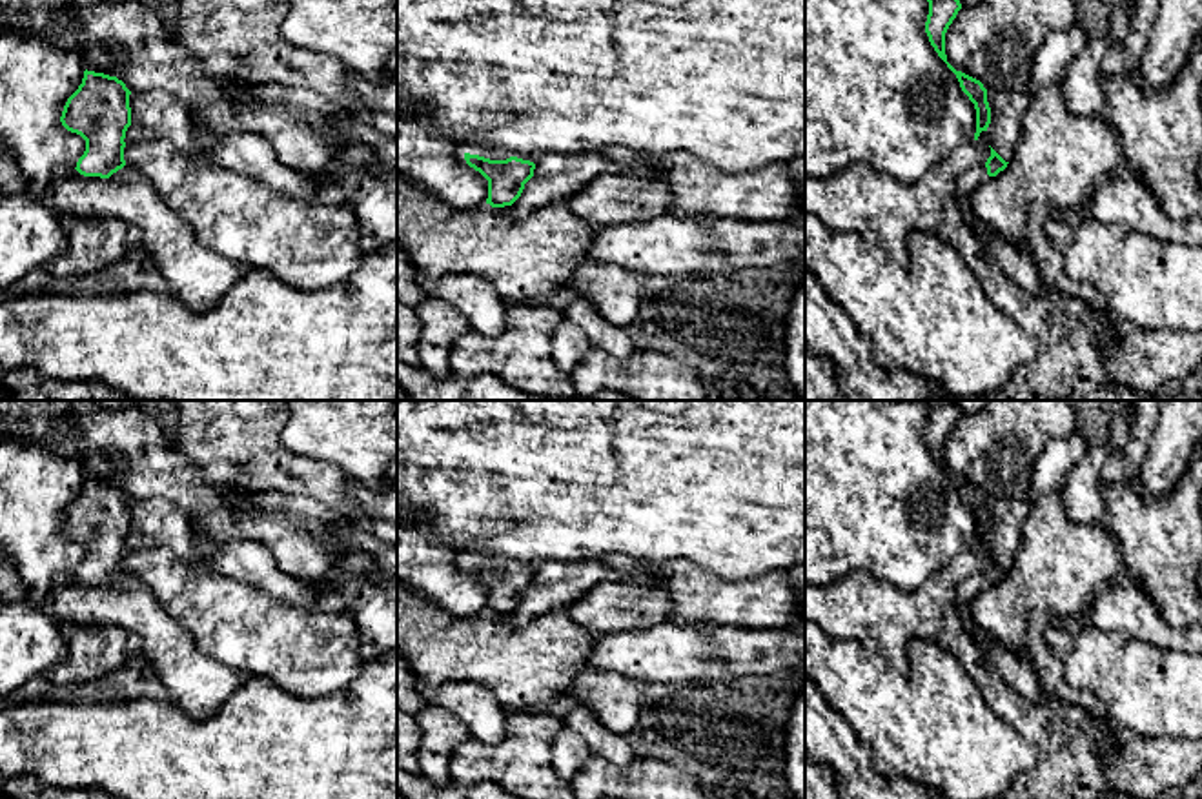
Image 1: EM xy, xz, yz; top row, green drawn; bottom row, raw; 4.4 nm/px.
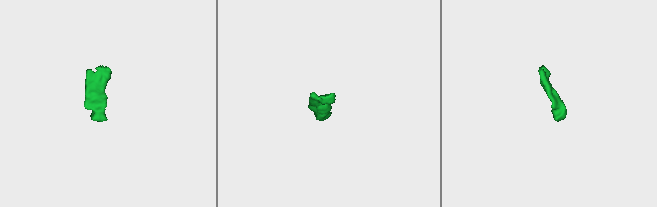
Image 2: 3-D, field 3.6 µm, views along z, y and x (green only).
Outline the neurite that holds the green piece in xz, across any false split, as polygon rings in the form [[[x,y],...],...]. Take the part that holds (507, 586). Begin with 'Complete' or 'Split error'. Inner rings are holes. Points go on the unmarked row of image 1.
Complete. [[[464,561],[464,568],[488,588],[486,612],[492,615],[512,613],[521,604],[525,592],[534,584],[535,577],[534,570],[517,564],[490,568]]]

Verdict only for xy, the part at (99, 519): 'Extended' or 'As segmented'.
Extended

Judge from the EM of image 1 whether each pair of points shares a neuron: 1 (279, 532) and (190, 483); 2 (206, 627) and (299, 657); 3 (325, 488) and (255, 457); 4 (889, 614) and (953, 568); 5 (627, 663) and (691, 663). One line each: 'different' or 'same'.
1: same
2: same
3: same
4: same
5: same

